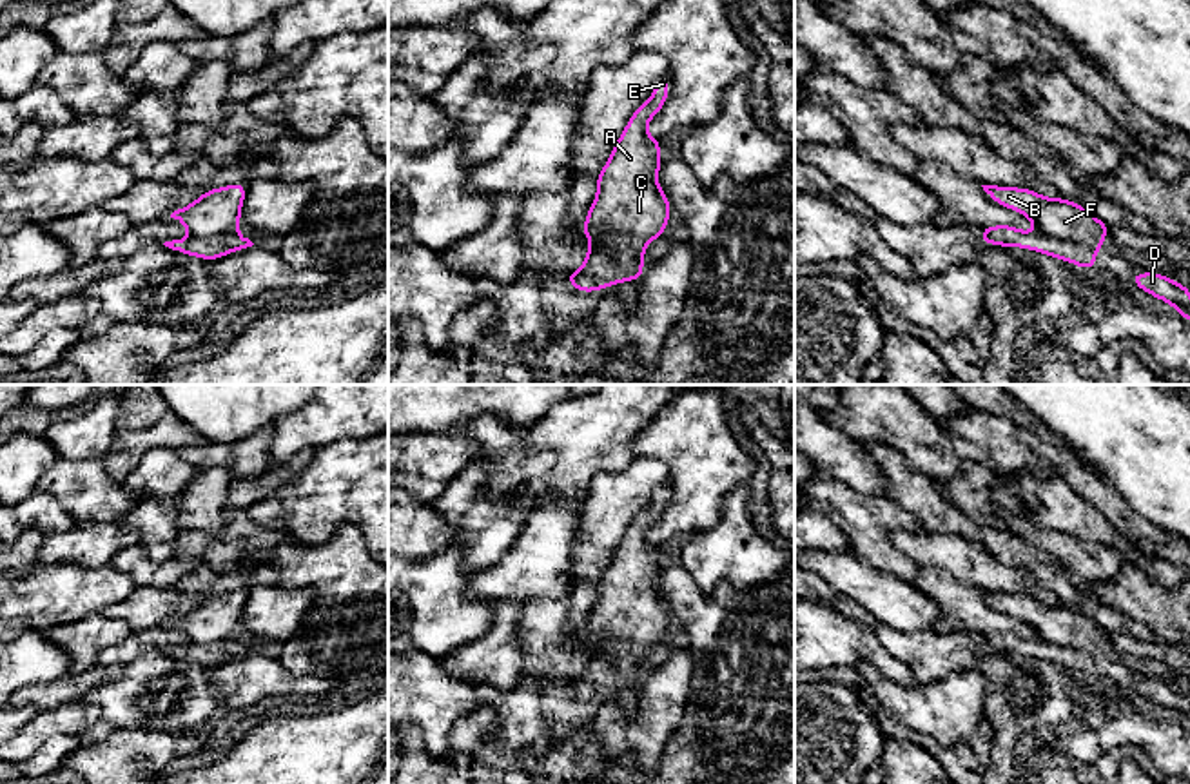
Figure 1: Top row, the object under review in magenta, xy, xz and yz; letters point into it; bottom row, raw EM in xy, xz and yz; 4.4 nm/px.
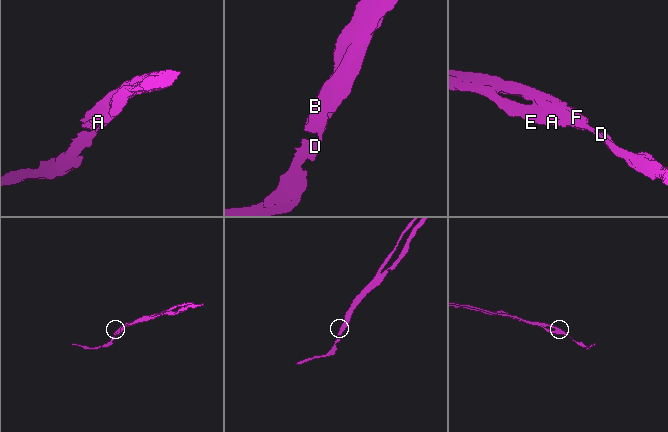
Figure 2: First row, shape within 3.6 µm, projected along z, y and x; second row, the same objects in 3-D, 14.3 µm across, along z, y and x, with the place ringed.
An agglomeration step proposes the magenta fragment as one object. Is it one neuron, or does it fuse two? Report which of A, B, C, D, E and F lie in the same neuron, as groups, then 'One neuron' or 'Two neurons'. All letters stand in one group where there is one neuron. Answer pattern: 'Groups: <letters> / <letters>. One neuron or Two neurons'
Groups: A C D E / B F. Two neurons

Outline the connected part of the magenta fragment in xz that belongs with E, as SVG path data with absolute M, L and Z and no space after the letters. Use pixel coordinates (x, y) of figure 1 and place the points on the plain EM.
M660 485L649 506L629 524L617 546L610 566L597 583L597 604L591 610L580 642L591 639L588 659L602 648L611 648L624 671L622 688L637 686L644 679L644 657L668 633L671 612L657 579L662 573L660 546L646 537L649 526L669 503L669 485Z

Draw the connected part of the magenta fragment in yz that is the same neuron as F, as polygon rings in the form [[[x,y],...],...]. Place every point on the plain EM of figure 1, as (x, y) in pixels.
[[[981,593],[996,610],[1030,624],[1038,639],[1049,644],[1085,650],[1096,657],[1105,653],[1103,646],[1110,639],[1108,632],[1074,608],[1045,604],[1023,593]]]

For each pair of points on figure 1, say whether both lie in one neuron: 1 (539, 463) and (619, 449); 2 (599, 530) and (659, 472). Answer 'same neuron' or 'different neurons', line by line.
1: different neurons
2: same neuron

